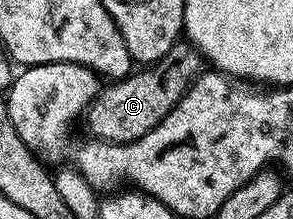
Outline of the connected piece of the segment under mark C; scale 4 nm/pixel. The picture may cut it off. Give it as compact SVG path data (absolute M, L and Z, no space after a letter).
M181 40L162 56L162 60L147 68L105 85L96 94L86 111L88 130L93 139L102 142L133 142L150 132L182 100L202 72L202 55L191 42Z

